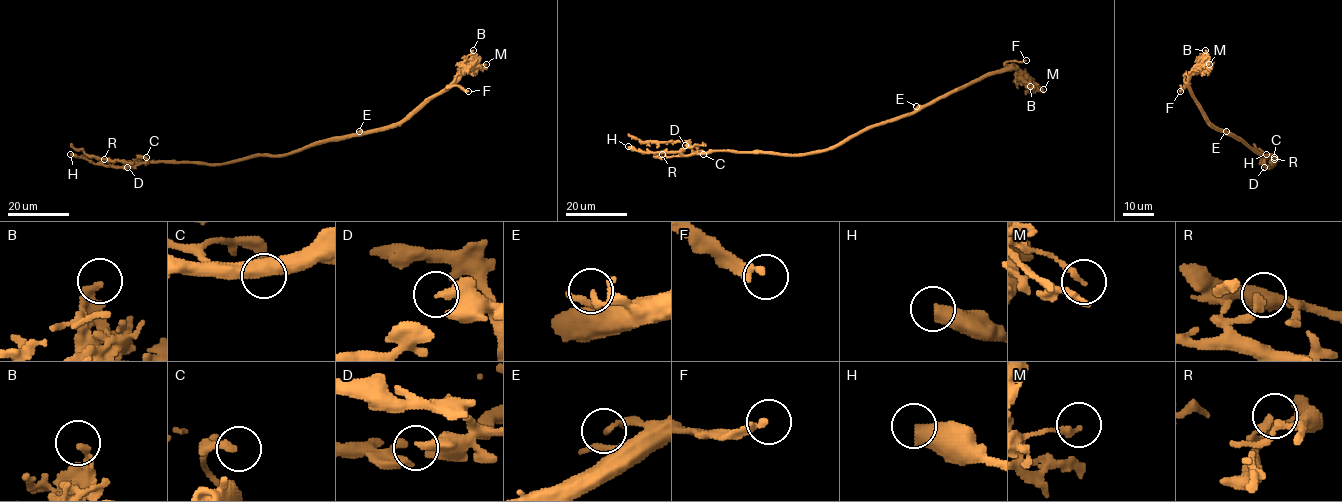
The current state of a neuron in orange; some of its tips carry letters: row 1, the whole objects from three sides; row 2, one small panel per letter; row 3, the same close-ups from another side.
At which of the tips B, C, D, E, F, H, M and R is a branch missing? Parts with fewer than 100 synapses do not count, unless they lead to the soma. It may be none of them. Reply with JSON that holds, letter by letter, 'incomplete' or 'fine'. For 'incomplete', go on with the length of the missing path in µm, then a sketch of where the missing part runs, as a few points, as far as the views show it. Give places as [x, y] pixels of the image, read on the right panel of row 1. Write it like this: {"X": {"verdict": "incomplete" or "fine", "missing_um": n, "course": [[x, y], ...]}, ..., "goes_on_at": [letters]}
{"B": {"verdict": "fine"}, "C": {"verdict": "fine"}, "D": {"verdict": "fine"}, "E": {"verdict": "fine"}, "F": {"verdict": "incomplete", "missing_um": 20, "course": [[1180, 91], [1177, 94], [1169, 92], [1169, 87], [1163, 81], [1165, 65]]}, "H": {"verdict": "fine"}, "M": {"verdict": "fine"}, "R": {"verdict": "fine"}, "goes_on_at": ["F"]}

